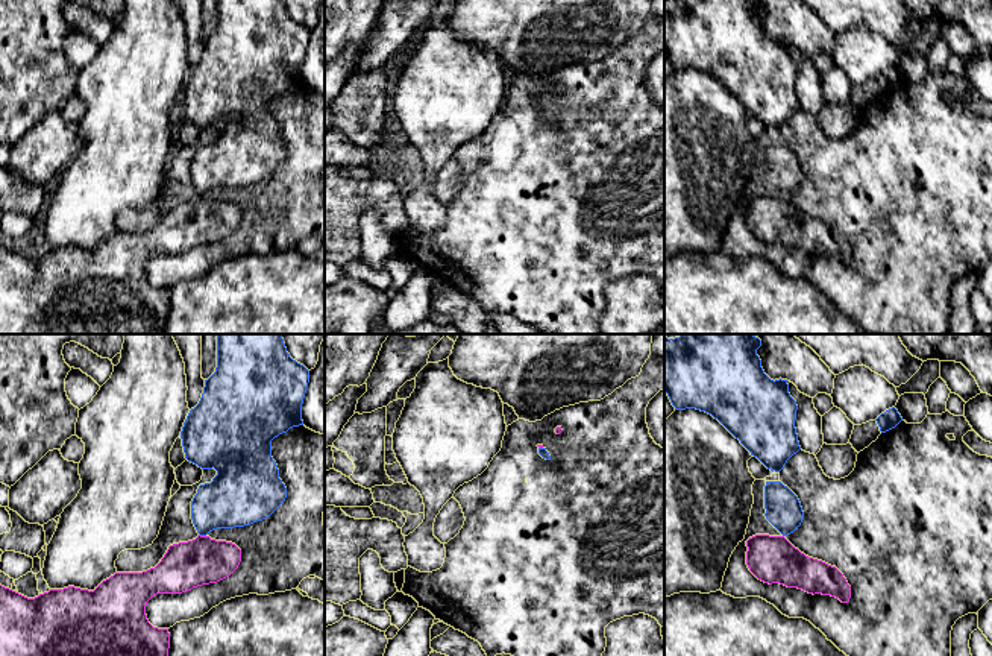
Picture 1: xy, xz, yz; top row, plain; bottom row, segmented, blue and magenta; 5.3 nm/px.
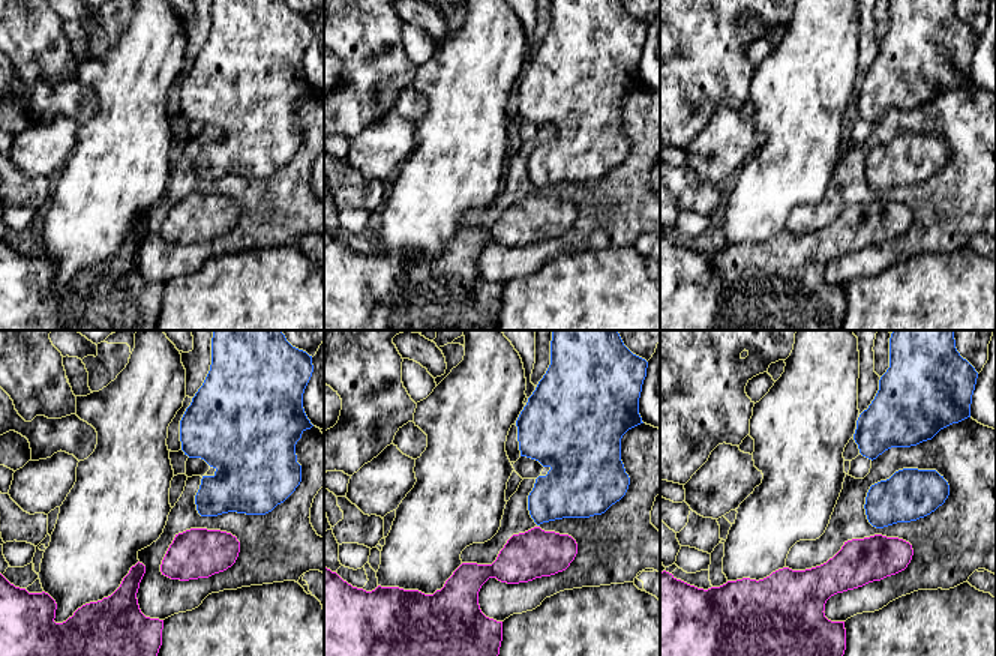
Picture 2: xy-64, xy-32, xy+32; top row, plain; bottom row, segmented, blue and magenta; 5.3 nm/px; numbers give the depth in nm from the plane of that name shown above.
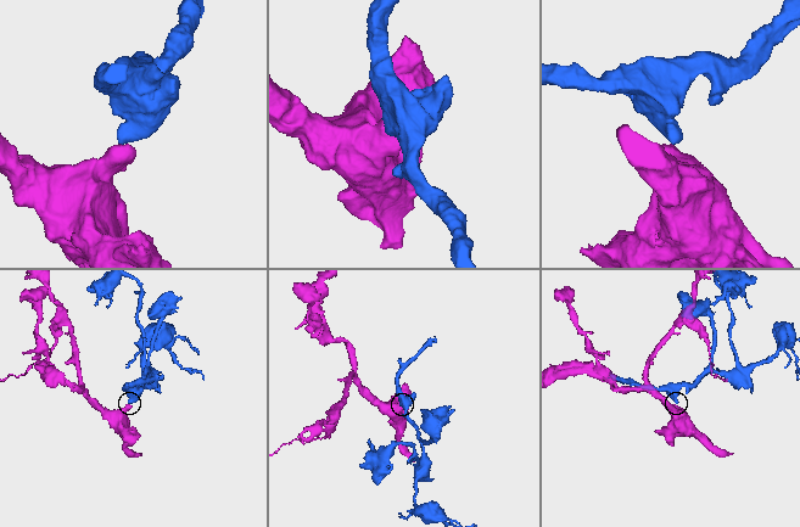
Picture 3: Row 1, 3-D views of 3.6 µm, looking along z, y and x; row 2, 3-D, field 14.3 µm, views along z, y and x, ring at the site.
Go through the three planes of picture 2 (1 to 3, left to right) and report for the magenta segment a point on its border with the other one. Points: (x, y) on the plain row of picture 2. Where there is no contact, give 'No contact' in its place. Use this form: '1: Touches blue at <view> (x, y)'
1: No contact
2: No contact
3: No contact

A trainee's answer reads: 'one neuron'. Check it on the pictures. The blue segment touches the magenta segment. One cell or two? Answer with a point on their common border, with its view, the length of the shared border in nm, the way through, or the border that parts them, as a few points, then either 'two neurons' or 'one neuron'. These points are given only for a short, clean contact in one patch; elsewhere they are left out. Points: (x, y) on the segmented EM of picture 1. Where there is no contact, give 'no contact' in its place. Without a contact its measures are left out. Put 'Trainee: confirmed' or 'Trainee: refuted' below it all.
contact xy (202, 535); length 40 nm; border xy (199, 533), (205, 536); two neurons
Trainee: refuted

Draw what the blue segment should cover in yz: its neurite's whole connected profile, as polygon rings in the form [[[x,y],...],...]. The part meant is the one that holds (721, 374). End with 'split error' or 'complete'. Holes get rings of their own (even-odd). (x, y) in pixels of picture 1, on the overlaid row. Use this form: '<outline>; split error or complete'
[[[681,334],[675,339],[664,337],[664,392],[667,393],[675,410],[696,408],[711,415],[717,419],[740,443],[751,453],[751,456],[757,457],[768,469],[780,472],[787,460],[796,454],[801,446],[798,442],[798,434],[795,428],[796,419],[796,401],[789,393],[787,380],[771,380],[763,367],[761,360],[757,355],[757,349],[761,346],[761,340],[754,334]]]; complete

